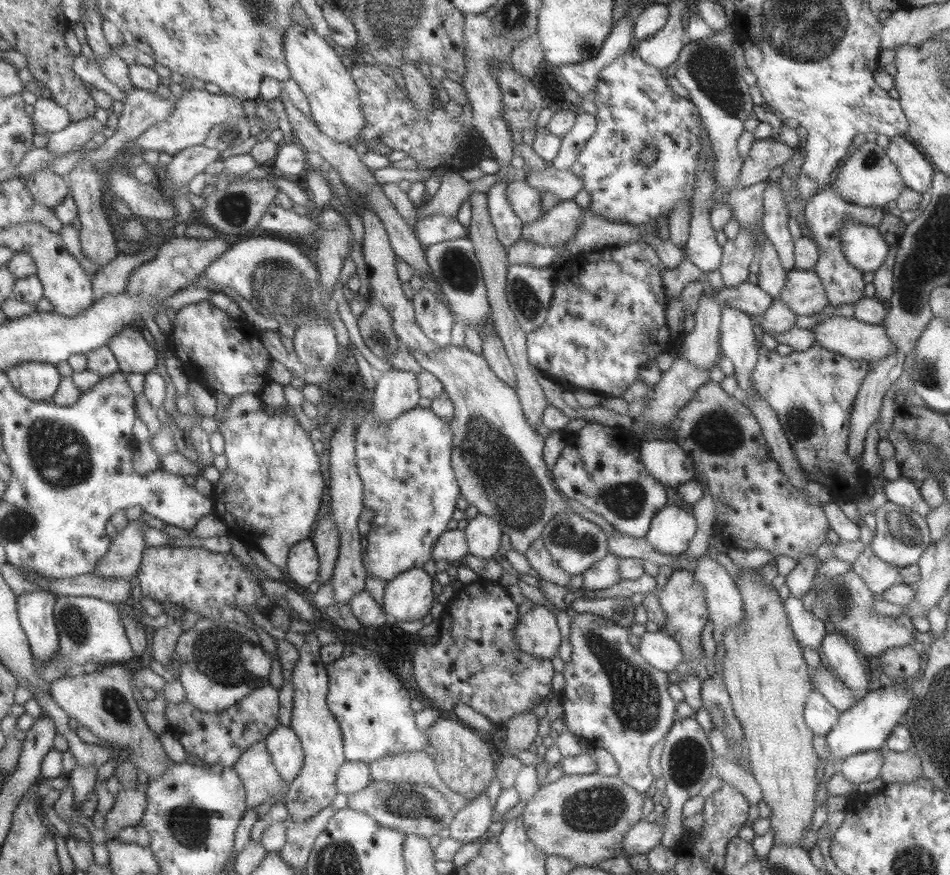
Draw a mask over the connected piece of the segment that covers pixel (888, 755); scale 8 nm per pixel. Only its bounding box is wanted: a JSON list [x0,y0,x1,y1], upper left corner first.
[879,746,922,783]

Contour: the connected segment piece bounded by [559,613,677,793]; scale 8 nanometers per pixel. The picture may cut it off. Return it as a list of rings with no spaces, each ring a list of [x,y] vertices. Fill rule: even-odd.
[[[578,613],[571,617],[570,644],[571,658],[564,664],[561,676],[564,687],[561,690],[560,705],[563,708],[565,729],[578,738],[584,739],[590,747],[604,748],[614,758],[618,773],[616,774],[627,786],[644,793],[653,788],[654,777],[649,771],[647,760],[651,748],[663,741],[669,728],[675,722],[675,703],[667,688],[667,673],[650,666],[641,658],[636,648],[627,642],[629,632],[615,623],[587,613]]]

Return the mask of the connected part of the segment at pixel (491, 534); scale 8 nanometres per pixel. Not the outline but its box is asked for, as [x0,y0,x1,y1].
[464,513,502,559]

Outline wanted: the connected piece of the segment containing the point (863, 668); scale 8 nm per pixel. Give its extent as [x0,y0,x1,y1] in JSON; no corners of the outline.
[820,632,868,699]

